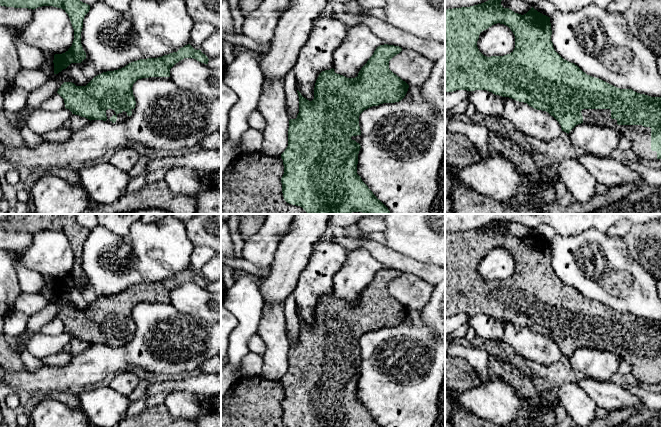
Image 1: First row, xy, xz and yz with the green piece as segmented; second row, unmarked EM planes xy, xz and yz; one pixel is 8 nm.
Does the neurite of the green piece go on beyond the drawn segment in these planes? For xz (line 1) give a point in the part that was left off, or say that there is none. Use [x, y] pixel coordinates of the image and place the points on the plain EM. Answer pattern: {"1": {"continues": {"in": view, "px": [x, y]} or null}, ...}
{"1": {"continues": {"in": "xz", "px": [357, 362]}}}

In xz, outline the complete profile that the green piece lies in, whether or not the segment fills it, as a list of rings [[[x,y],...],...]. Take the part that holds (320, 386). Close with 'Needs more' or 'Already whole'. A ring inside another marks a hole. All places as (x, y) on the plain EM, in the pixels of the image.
[[[378,270],[355,302],[337,298],[333,292],[322,295],[316,304],[312,325],[304,322],[297,314],[299,337],[296,343],[289,344],[288,370],[281,378],[284,389],[282,417],[287,427],[382,427],[357,398],[361,372],[359,340],[372,330],[399,326],[405,321],[409,309],[389,293],[389,285],[401,275],[399,270]]]. Needs more

